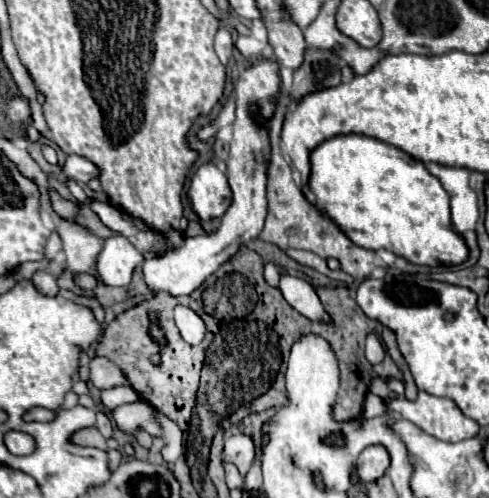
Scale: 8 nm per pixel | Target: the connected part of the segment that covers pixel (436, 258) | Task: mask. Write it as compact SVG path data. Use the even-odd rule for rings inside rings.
M346 134L322 142L312 152L310 164L312 174L308 188L314 192L318 208L326 210L354 244L368 250L386 248L412 264L424 266L456 266L466 262L470 250L464 238L452 228L450 194L444 190L440 180L426 170L422 160L416 160L404 150L382 140L360 134Z

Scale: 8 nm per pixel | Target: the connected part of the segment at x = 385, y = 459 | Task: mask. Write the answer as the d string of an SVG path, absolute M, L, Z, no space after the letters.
M380 444L368 446L356 460L356 472L360 480L374 482L378 480L390 466L390 454Z

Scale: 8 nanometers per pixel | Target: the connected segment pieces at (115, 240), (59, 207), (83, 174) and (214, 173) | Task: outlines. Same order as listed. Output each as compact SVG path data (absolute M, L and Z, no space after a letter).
M122 234L106 240L102 252L98 254L98 272L108 286L126 286L132 280L136 266L144 262L144 256L130 244Z
M50 190L50 200L52 200L52 208L56 210L56 214L68 222L74 222L78 212L80 212L80 204L64 200L56 190Z
M68 156L66 164L58 172L60 182L66 182L66 178L74 178L76 182L88 182L88 180L98 178L98 176L100 176L98 166L90 164L90 160L82 158L82 156Z
M204 164L198 168L190 182L192 208L200 220L220 218L230 206L230 184L226 174L216 168L216 164Z

